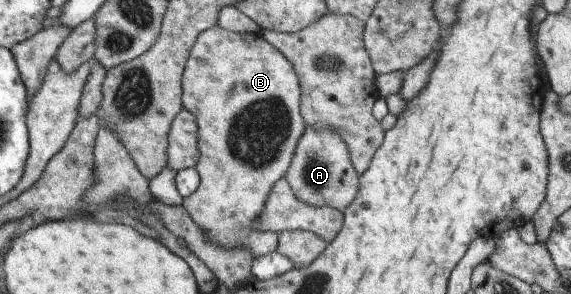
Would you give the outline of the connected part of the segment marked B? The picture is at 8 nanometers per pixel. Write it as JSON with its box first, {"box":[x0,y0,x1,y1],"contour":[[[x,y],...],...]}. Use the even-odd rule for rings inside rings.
{"box":[183,25,308,257],"contour":[[[216,25],[214,28],[208,29],[200,34],[197,43],[192,49],[191,57],[188,59],[183,78],[183,105],[192,112],[192,114],[196,115],[197,123],[199,124],[201,159],[196,169],[200,173],[201,183],[194,194],[183,198],[183,205],[192,215],[192,218],[209,234],[211,241],[228,248],[240,247],[241,249],[252,249],[255,257],[263,257],[264,254],[270,254],[270,252],[277,250],[279,233],[274,231],[260,231],[255,228],[255,222],[259,221],[259,218],[262,217],[262,211],[264,210],[264,206],[266,206],[266,200],[268,200],[270,190],[274,188],[274,184],[276,184],[280,178],[287,176],[288,169],[291,168],[292,161],[299,148],[300,139],[304,136],[308,128],[301,111],[302,98],[303,94],[299,74],[296,72],[292,62],[290,62],[283,51],[278,50],[273,44],[264,40],[260,34],[235,33],[226,30],[220,25]]]}

